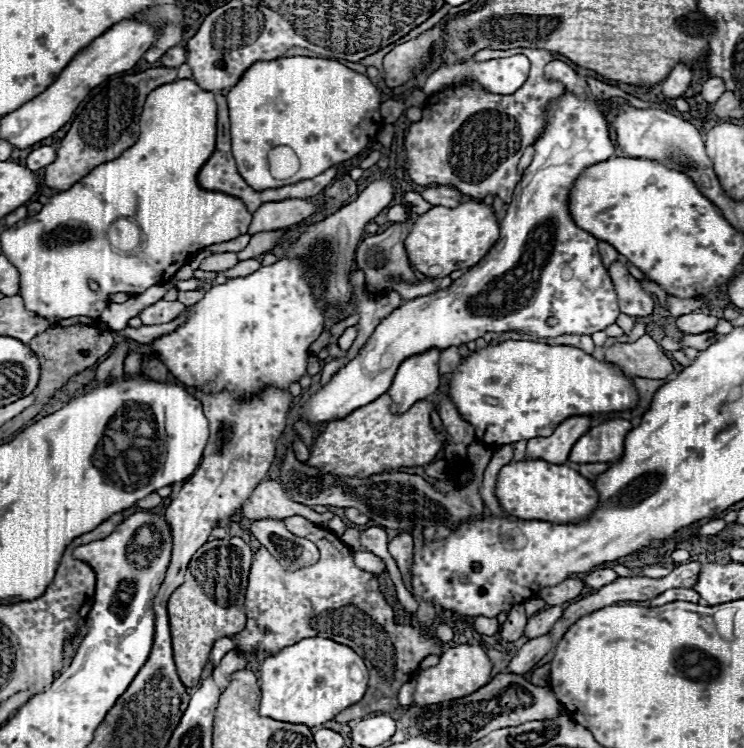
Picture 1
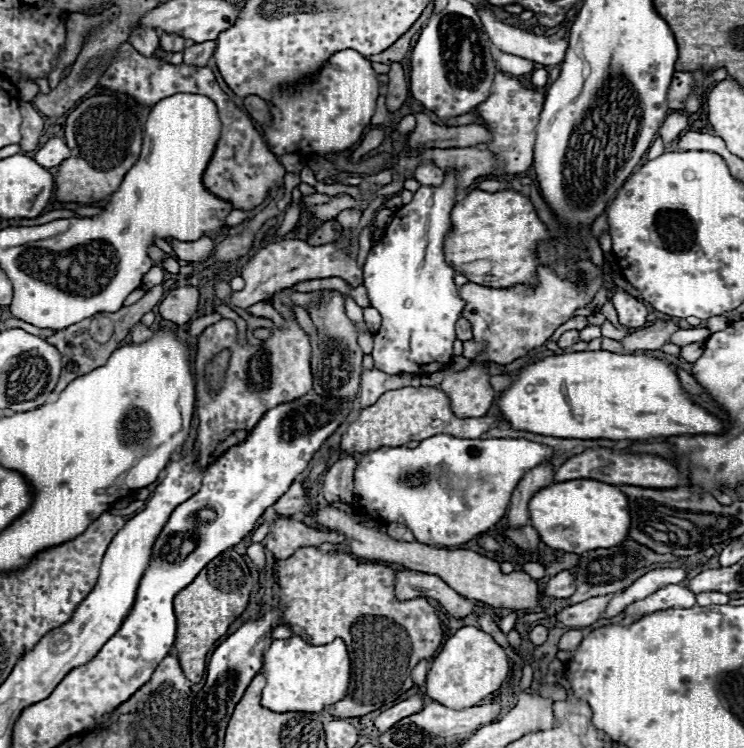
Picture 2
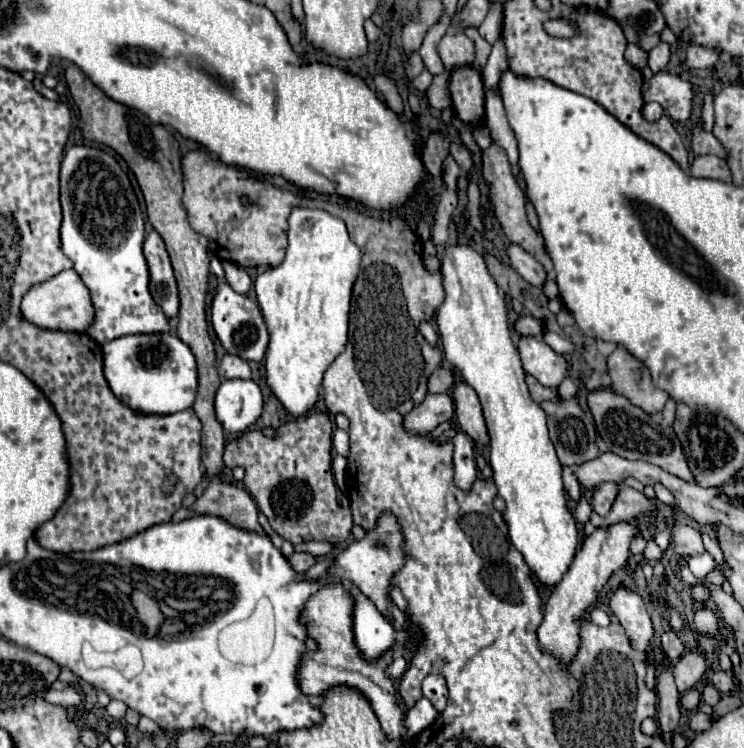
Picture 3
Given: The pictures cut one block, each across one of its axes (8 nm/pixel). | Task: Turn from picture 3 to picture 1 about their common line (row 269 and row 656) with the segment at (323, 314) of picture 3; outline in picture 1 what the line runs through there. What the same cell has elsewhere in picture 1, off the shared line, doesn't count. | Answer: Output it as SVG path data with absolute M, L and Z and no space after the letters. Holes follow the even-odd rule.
M304 638L264 660L260 668L260 714L280 722L322 726L336 714L360 702L368 684L362 658L348 646L330 638Z

